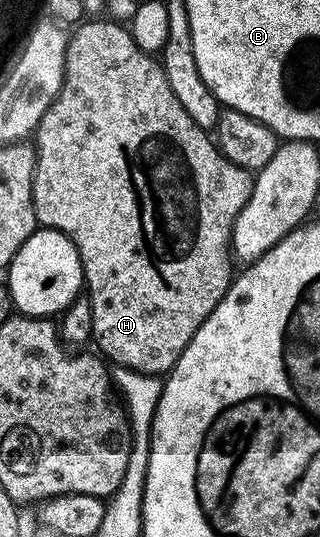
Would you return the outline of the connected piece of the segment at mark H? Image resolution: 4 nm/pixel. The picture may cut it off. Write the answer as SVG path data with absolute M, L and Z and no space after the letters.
M115 20L88 21L81 21L71 31L65 52L64 83L57 98L50 104L34 131L34 139L36 138L36 142L34 141L36 167L32 181L34 212L41 227L62 232L76 245L84 269L84 286L93 308L91 341L96 344L95 349L109 363L116 366L125 366L143 374L164 376L175 368L177 360L198 332L198 328L210 316L210 312L214 312L214 308L226 296L232 284L234 277L232 225L250 200L254 174L253 171L244 170L238 164L226 160L220 147L210 137L209 131L198 128L198 124L190 120L186 108L178 104L178 96L174 96L170 83L166 81L166 72L159 61L142 48L138 48L138 44L134 44L131 29L127 25Z

